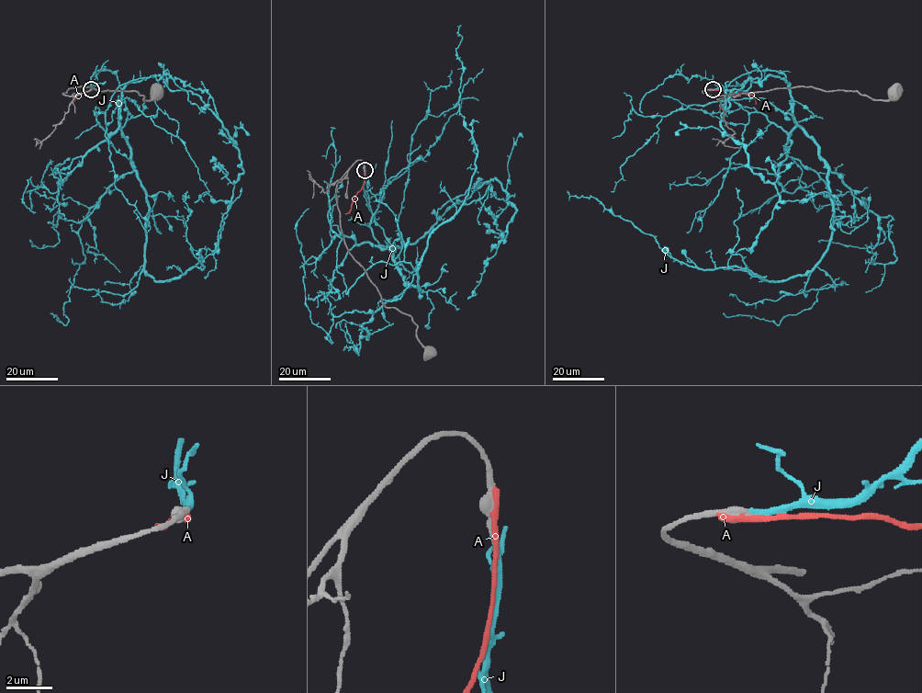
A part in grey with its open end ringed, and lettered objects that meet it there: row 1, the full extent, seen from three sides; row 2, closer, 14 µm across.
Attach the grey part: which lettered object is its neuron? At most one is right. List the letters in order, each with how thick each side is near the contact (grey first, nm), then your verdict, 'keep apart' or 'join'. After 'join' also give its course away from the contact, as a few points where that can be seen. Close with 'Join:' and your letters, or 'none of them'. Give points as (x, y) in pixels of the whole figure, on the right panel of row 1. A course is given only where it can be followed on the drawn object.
A: 650 nm thick on the grey side, 360 nm on the other; keep apart
J: 480 nm thick on the grey side, 260 nm on the other; join; it runs (712, 89), (752, 71), (786, 77), (833, 208), (811, 270), (766, 281), (691, 266), (567, 191)
Join: J

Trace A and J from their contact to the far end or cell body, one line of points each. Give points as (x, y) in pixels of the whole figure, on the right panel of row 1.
A: (710, 89), (751, 95), (756, 104)
J: (712, 89), (752, 71), (786, 77), (833, 208), (811, 270), (766, 281), (691, 266), (567, 191)

